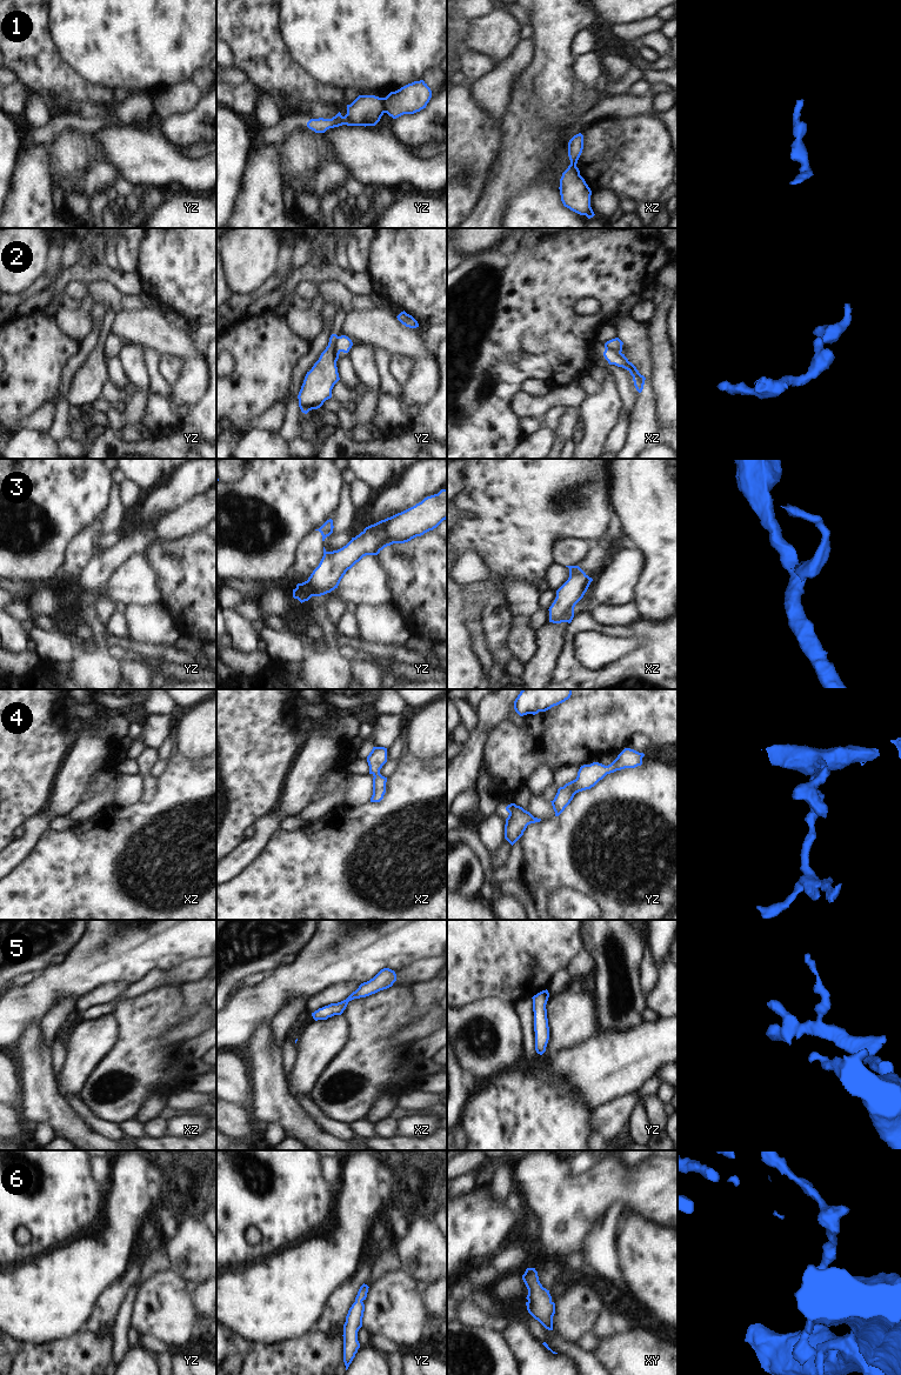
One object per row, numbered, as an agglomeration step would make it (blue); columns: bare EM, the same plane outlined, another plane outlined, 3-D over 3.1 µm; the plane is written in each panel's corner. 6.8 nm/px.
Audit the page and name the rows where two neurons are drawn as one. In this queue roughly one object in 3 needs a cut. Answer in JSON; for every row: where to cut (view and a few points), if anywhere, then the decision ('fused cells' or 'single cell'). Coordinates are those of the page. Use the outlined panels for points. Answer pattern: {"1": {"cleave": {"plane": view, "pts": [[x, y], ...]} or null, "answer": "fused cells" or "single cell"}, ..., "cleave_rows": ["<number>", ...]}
{"1": {"cleave": {"plane": "yz", "pts": [[382, 98], [386, 112]]}, "answer": "fused cells"}, "2": {"cleave": {"plane": "yz", "pts": [[338, 336], [338, 348], [340, 351]]}, "answer": "fused cells"}, "3": {"cleave": {"plane": "xz", "pts": [[572, 566], [568, 567]]}, "answer": "fused cells"}, "4": {"cleave": null, "answer": "single cell"}, "5": {"cleave": null, "answer": "single cell"}, "6": {"cleave": null, "answer": "single cell"}, "cleave_rows": ["1", "2", "3"]}

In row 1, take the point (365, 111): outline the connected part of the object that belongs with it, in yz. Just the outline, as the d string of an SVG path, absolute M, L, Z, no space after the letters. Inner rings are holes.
M359 95L347 105L345 116L339 112L332 119L311 119L307 127L315 133L325 133L329 128L347 126L375 126L386 113L385 100L375 95Z

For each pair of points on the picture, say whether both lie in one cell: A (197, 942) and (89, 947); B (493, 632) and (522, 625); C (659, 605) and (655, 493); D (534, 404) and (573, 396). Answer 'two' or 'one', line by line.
A: one
B: two
C: one
D: one

